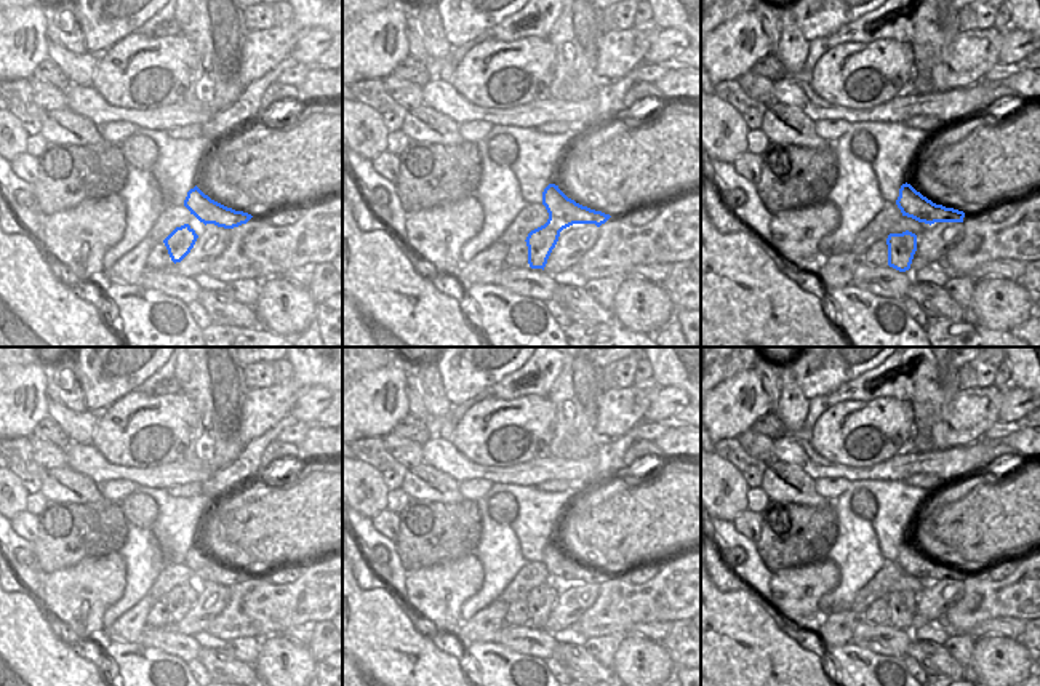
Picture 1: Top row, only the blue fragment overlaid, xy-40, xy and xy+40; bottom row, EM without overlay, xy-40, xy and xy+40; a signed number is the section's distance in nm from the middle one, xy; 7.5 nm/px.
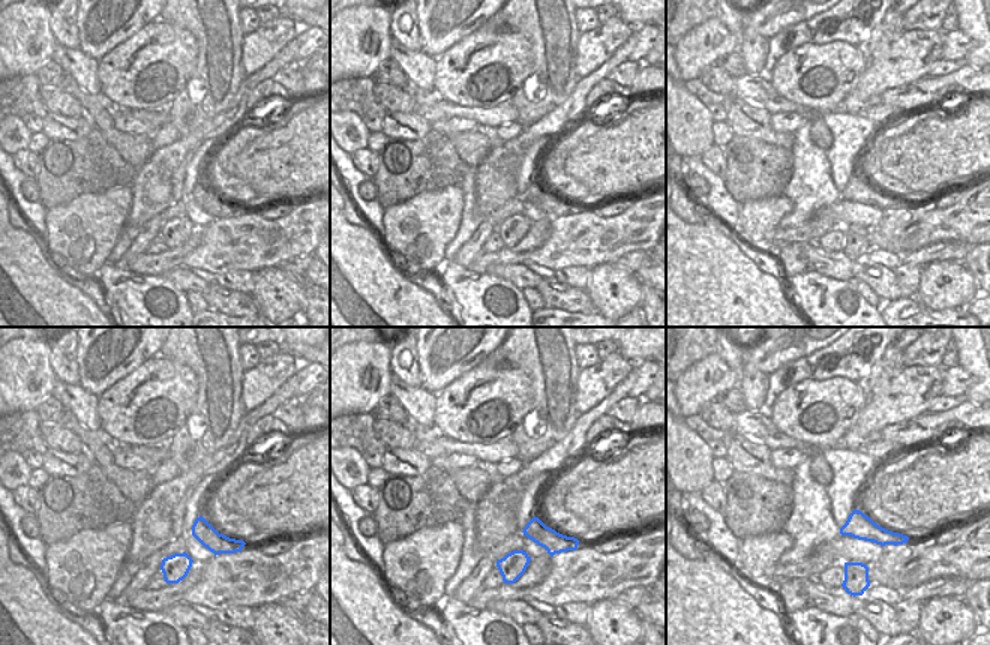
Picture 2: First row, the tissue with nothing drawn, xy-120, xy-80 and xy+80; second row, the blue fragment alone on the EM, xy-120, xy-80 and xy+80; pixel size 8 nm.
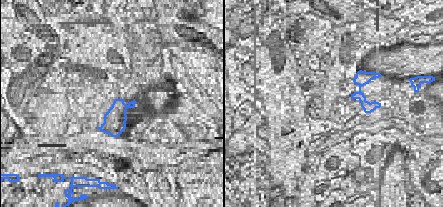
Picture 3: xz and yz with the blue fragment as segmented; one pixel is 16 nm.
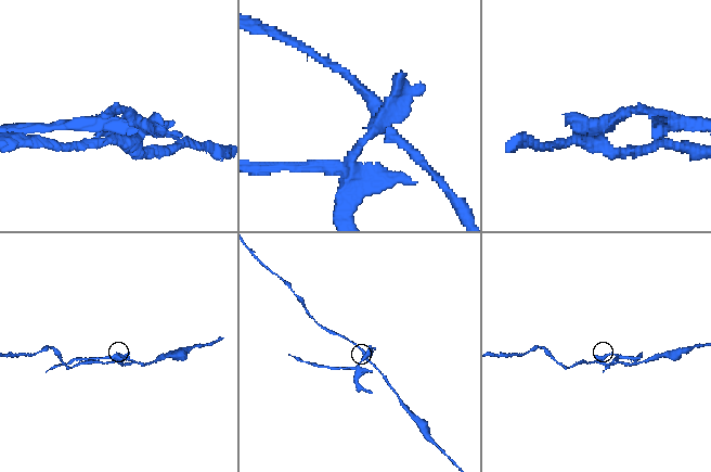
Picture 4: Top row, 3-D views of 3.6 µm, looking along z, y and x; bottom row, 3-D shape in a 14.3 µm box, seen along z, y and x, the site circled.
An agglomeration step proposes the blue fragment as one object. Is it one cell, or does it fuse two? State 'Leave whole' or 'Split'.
Split

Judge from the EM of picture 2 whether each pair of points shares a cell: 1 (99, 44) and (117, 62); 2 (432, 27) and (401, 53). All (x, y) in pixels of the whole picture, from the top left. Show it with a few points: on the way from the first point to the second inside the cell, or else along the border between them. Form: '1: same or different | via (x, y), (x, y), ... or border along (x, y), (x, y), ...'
1: different | border along (137, 32), (117, 44), (101, 60)
2: different | border along (420, 51), (435, 59)

